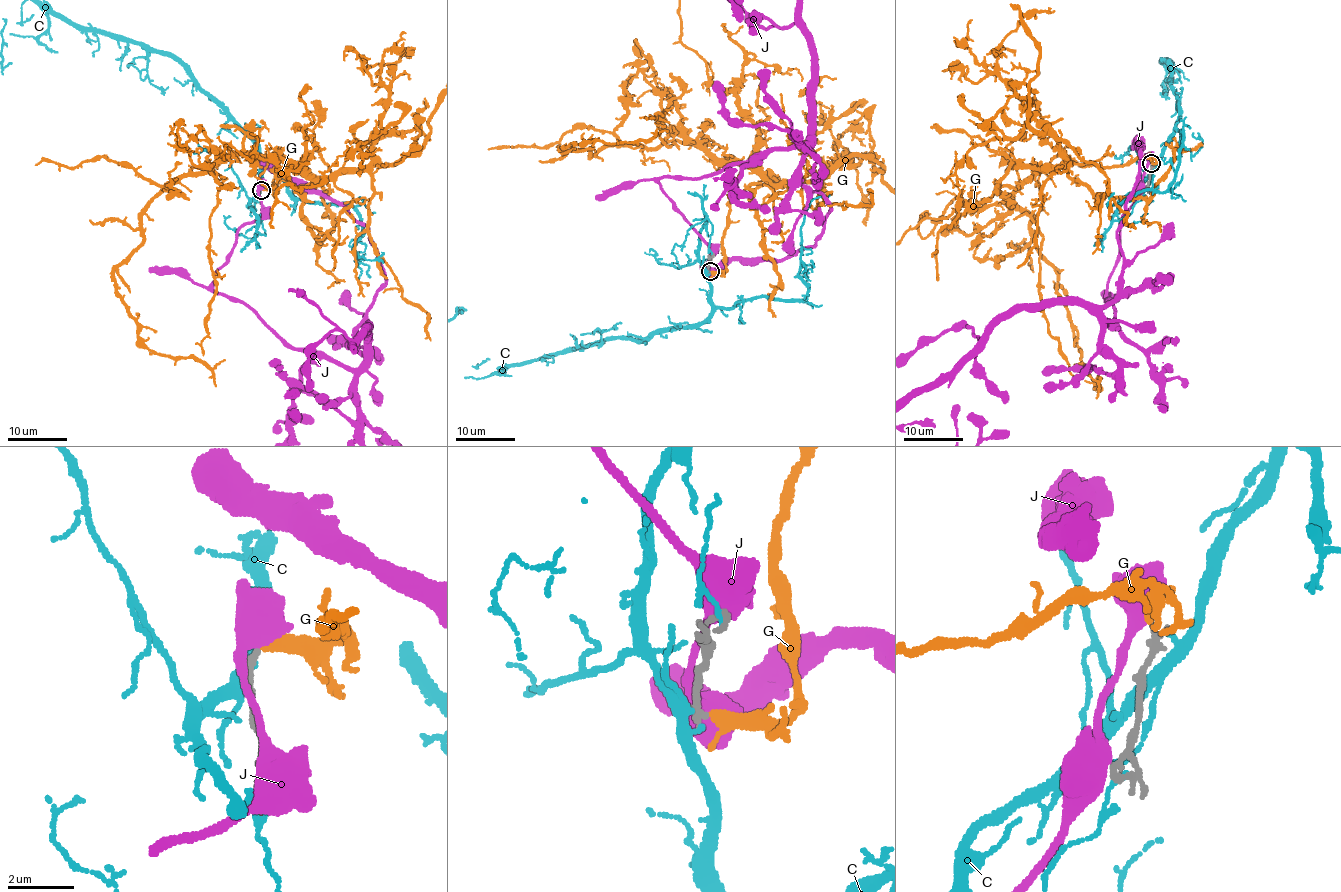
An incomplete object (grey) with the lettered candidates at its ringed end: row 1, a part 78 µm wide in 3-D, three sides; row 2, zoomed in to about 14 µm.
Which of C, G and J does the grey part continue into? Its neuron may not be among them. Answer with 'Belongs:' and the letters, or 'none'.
Belongs: G

